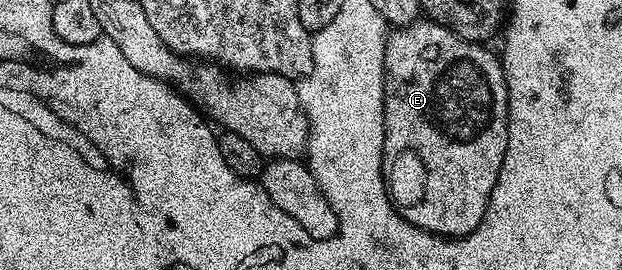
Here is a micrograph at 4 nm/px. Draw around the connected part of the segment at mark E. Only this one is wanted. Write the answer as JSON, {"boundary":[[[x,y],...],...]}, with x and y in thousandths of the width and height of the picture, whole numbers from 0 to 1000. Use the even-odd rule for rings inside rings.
{"boundary":[[[683,63],[672,67],[670,81],[658,85],[651,100],[627,111],[619,148],[619,519],[613,585],[613,641],[619,652],[619,704],[624,707],[638,785],[656,826],[682,856],[691,856],[695,870],[714,870],[717,885],[743,885],[765,848],[770,819],[777,819],[777,789],[783,774],[789,700],[796,700],[796,670],[802,656],[802,626],[815,567],[818,319],[812,296],[812,263],[805,248],[804,215],[794,193],[791,204],[786,181],[785,170],[751,152],[725,107]]]}

